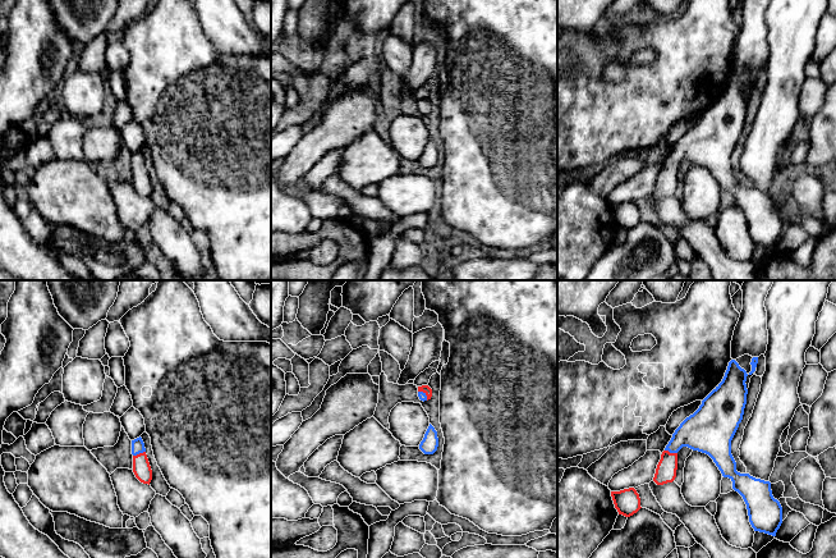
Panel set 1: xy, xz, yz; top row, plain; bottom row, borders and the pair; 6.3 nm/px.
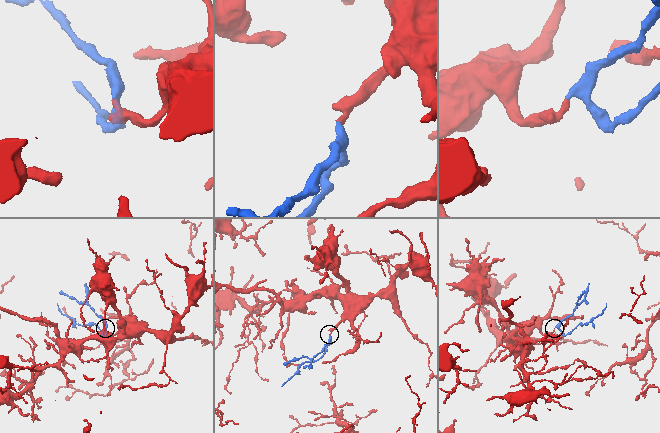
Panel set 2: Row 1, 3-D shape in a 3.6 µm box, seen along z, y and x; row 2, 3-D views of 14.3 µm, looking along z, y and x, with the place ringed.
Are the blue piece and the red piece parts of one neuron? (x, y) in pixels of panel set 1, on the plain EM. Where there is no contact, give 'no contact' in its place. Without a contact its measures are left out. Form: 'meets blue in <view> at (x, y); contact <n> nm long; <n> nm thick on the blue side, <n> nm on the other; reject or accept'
meets blue in xy at (138, 167); contact 90 nm long; 80 nm thick on the blue side, 110 nm on the other; accept

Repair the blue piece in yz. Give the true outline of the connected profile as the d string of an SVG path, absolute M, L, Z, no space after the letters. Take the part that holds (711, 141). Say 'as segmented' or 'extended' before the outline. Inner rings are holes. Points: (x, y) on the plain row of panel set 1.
extended | M735 73L729 76L722 95L672 147L661 168L653 195L663 198L675 193L677 165L683 160L706 166L743 210L754 244L776 250L782 237L782 220L772 209L771 196L738 186L731 168L731 154L747 118L747 90L747 84Z

